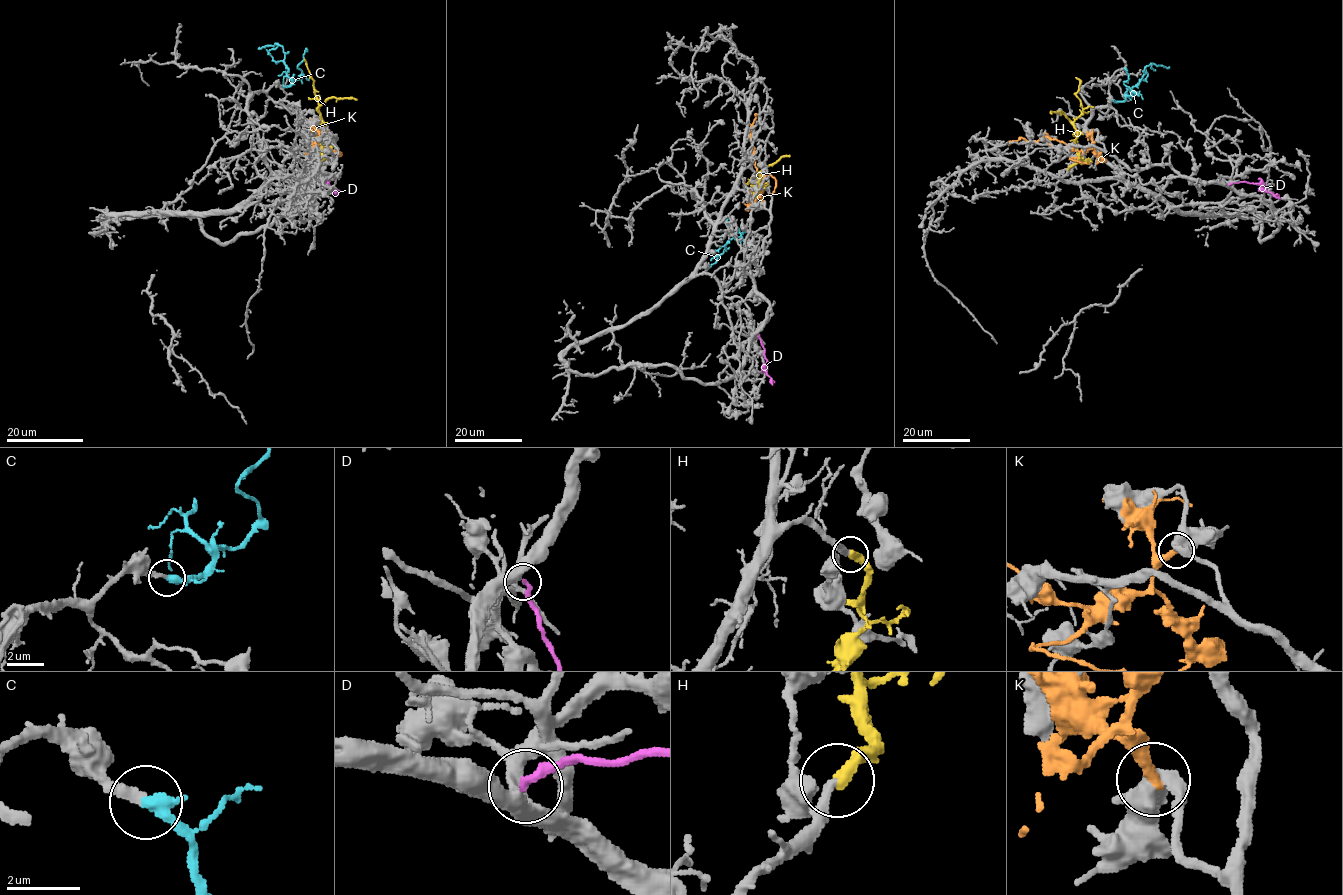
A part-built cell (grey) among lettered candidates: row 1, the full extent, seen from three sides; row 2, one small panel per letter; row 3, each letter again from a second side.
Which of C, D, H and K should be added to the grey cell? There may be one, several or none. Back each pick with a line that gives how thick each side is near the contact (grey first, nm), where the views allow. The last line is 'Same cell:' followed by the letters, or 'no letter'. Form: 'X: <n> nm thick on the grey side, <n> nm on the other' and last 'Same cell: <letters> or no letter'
C: 260 nm thick on the grey side, 400 nm on the other
D: 360 nm thick on the grey side, 260 nm on the other
H: 200 nm thick on the grey side, 380 nm on the other
Same cell: C, D, H

